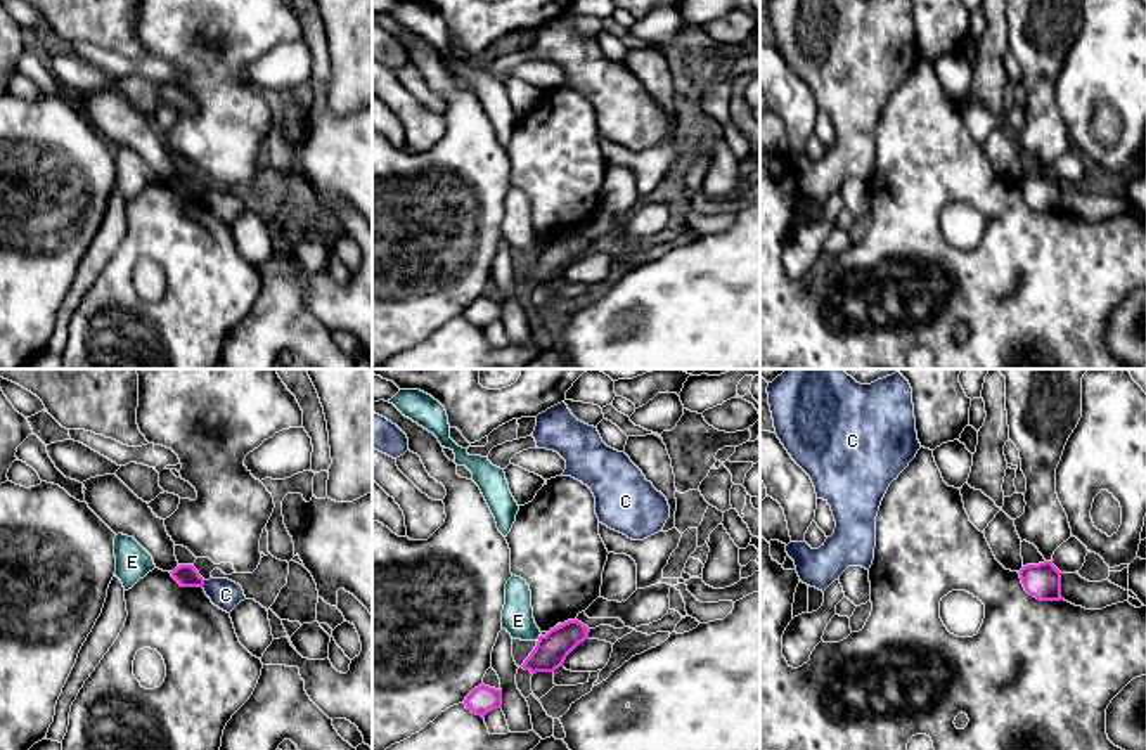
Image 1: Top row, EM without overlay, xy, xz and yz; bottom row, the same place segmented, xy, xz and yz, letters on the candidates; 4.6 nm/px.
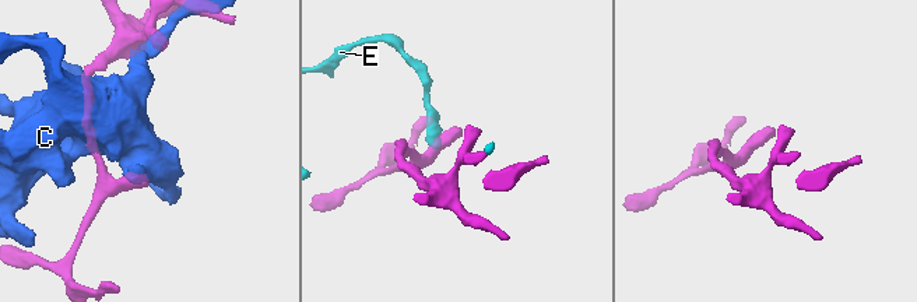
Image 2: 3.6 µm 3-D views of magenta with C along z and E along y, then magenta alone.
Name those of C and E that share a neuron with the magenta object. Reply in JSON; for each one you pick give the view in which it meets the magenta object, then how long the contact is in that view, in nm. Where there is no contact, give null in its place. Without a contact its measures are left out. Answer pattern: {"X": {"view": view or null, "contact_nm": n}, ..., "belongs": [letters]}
{"belongs": []}

